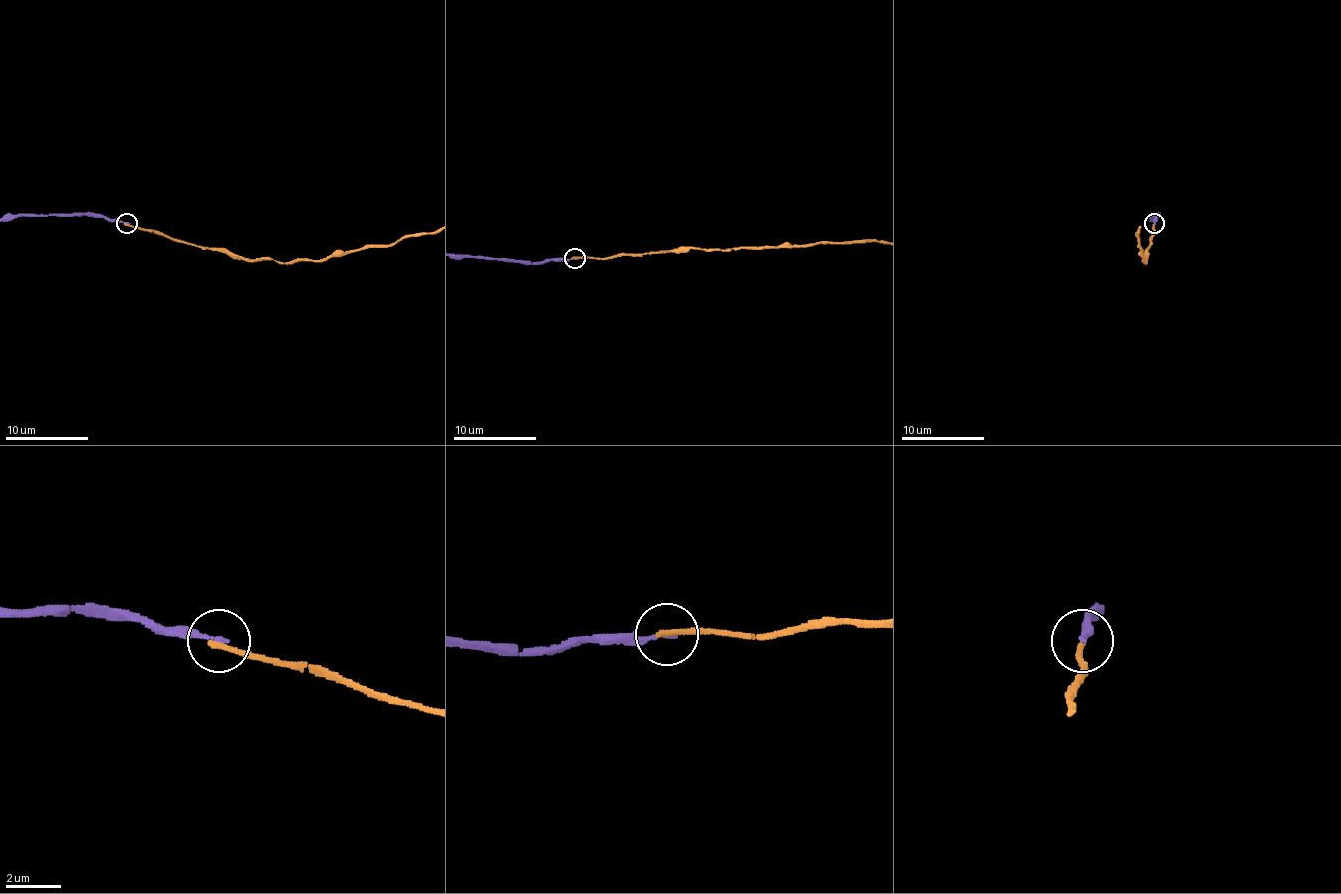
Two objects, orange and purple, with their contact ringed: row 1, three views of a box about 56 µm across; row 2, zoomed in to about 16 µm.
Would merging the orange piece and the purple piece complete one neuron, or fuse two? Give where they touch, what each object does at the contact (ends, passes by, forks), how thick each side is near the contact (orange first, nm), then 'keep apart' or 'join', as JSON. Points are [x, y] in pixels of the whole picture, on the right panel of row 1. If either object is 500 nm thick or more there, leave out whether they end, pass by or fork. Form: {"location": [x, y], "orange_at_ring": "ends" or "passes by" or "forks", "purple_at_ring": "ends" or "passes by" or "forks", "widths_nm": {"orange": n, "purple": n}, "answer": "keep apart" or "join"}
{"location": [1154, 223], "orange_at_ring": "ends", "purple_at_ring": "ends", "widths_nm": {"orange": 200, "purple": 180}, "answer": "keep apart"}

